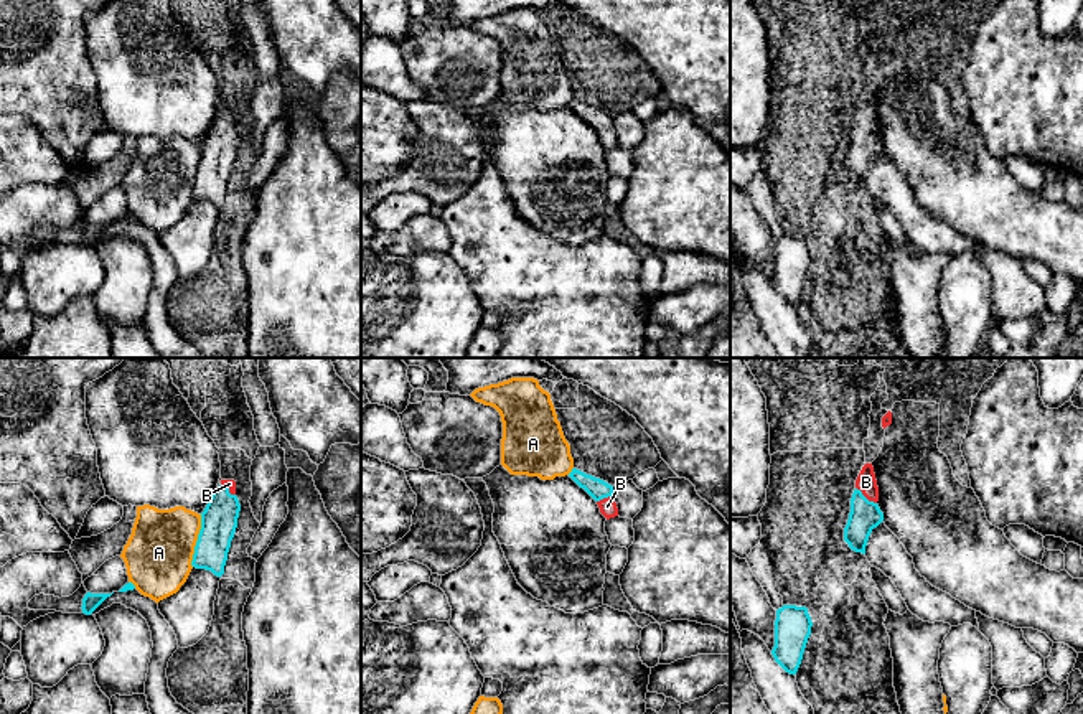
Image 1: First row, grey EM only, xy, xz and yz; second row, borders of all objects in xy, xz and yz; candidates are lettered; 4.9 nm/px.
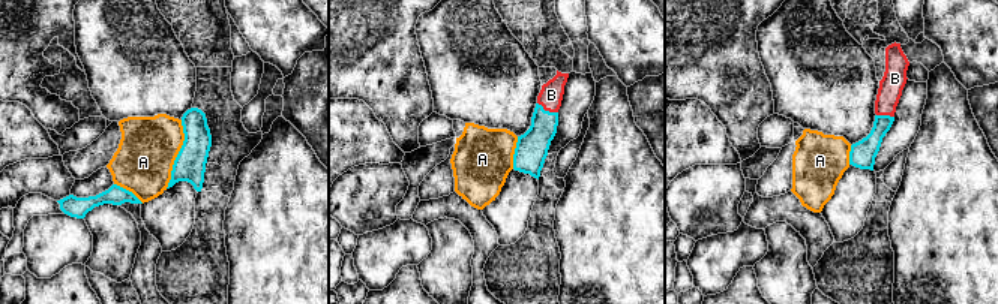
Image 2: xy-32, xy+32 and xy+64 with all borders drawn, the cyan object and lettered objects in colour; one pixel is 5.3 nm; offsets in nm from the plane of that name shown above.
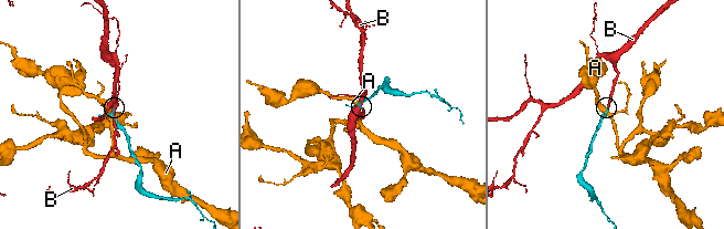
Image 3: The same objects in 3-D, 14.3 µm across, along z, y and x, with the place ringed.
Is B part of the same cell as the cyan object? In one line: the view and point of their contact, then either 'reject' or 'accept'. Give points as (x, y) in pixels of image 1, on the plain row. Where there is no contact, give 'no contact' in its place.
contact yz (864, 127); accept

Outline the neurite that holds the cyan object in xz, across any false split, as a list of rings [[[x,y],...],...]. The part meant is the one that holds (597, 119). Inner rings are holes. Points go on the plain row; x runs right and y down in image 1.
[[[572,99],[569,107],[597,132],[600,143],[607,150],[618,147],[612,115],[577,99]]]

